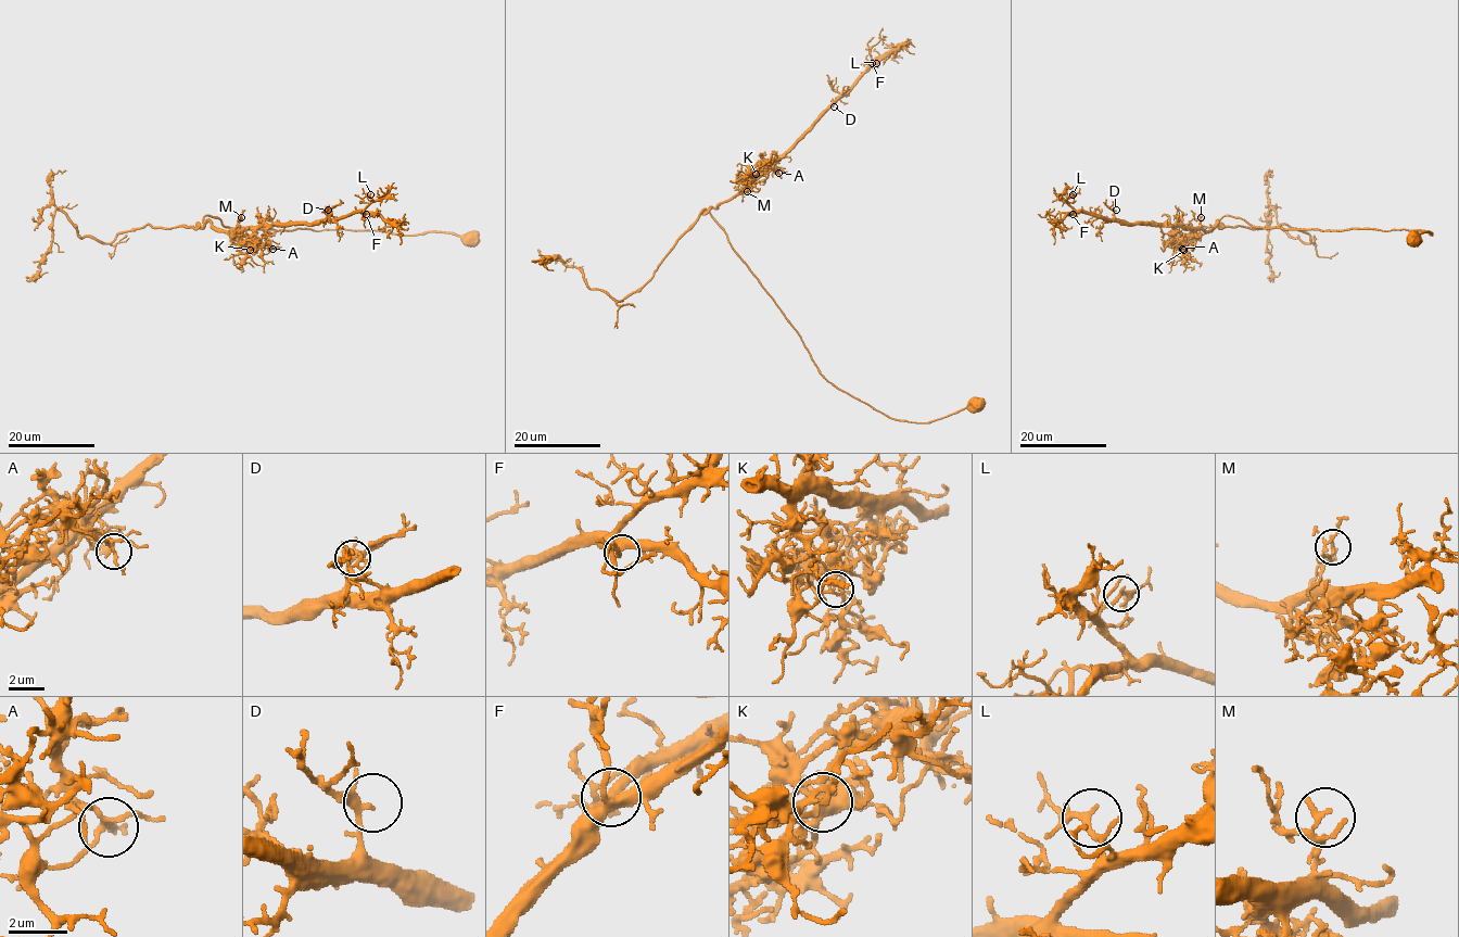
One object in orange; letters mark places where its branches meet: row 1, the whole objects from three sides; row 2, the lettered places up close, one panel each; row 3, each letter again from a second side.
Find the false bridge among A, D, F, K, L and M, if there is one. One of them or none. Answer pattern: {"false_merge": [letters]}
{"false_merge": ["A"]}

